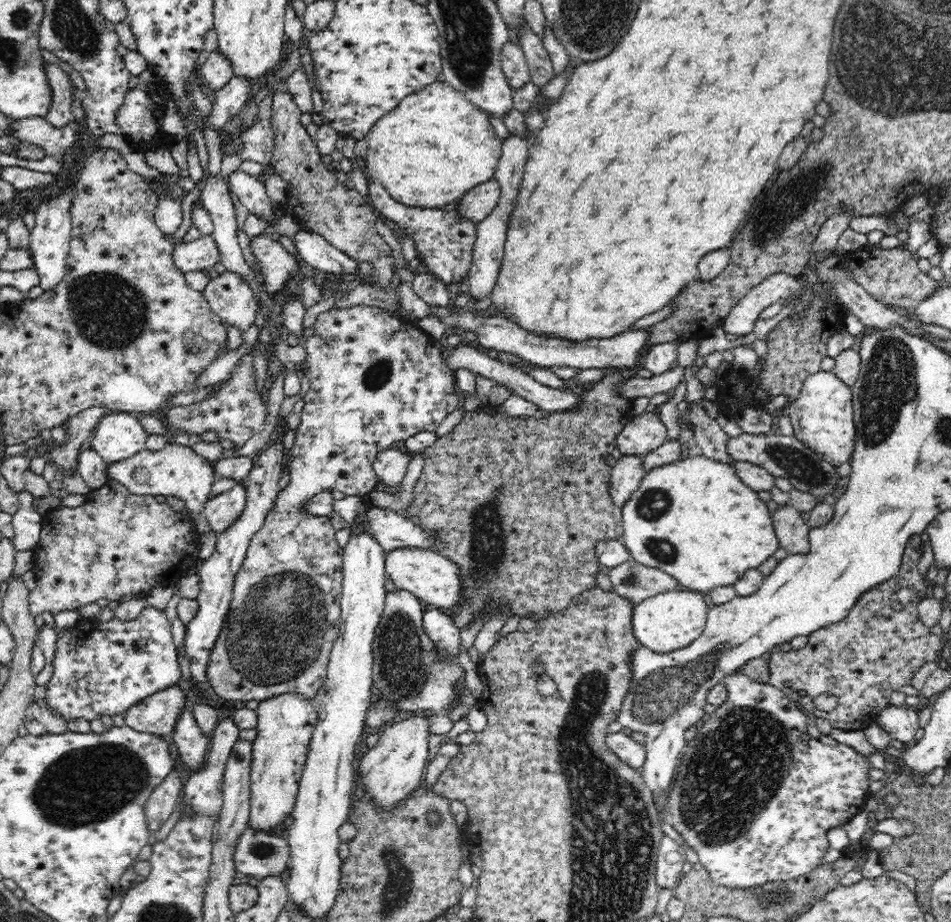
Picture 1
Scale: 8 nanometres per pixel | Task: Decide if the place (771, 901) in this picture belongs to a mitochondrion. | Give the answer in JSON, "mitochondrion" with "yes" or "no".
{"mitochondrion":"yes"}

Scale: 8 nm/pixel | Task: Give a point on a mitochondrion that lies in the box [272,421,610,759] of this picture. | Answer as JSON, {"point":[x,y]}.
{"point":[488,546]}

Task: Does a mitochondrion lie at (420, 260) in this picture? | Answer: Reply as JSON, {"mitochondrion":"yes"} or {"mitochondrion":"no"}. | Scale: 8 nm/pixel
{"mitochondrion":"no"}

